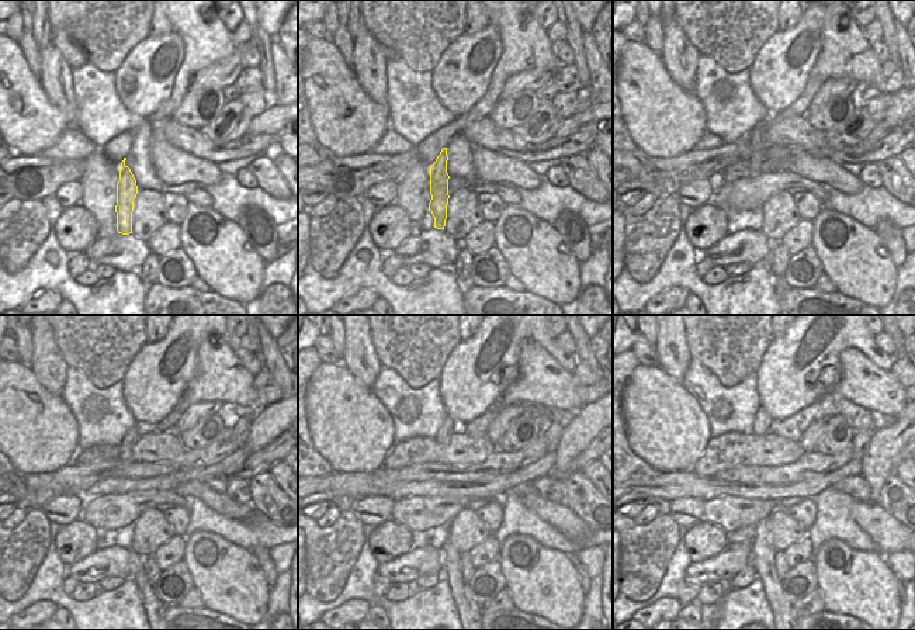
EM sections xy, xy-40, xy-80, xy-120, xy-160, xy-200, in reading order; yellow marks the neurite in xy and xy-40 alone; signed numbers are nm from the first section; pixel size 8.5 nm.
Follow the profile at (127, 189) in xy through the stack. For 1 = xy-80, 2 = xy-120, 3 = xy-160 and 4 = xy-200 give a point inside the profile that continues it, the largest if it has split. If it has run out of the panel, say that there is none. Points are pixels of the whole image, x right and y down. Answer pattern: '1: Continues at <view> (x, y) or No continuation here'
1: Continues at xy-80 (752, 146)
2: Continues at xy-120 (131, 438)
3: Continues at xy-160 (446, 431)
4: Continues at xy-200 (762, 422)

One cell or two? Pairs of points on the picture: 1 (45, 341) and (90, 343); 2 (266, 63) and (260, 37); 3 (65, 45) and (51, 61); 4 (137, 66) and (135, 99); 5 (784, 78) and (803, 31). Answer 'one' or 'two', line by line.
1: two
2: one
3: two
4: one
5: one

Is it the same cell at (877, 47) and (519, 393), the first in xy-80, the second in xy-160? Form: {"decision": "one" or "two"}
{"decision": "two"}

